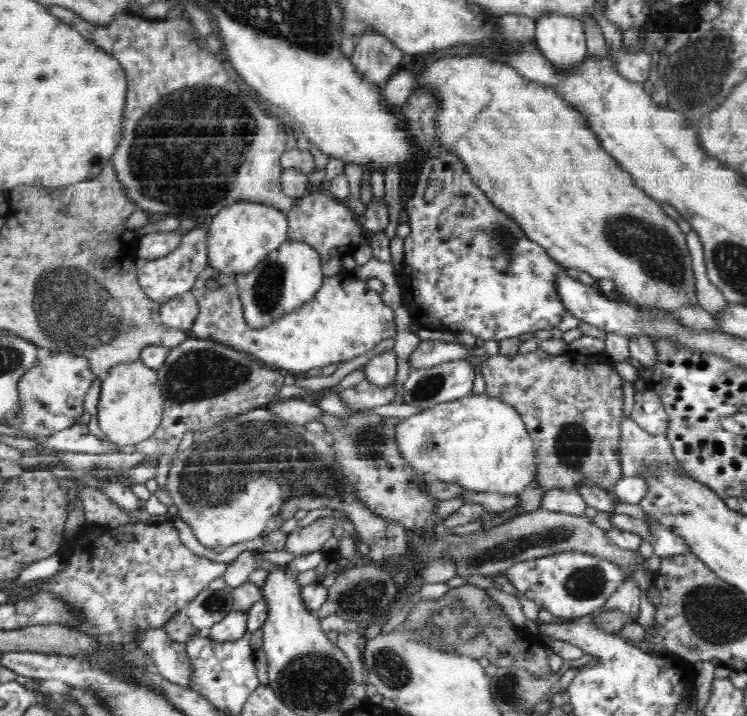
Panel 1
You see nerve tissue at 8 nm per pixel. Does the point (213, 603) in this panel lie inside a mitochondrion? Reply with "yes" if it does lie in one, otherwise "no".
yes

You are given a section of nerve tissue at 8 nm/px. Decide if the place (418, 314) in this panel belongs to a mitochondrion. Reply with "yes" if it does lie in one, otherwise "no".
no

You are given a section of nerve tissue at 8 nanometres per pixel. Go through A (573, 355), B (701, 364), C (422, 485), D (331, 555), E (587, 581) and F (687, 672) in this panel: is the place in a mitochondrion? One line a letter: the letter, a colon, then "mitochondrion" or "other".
A: other
B: other
C: other
D: other
E: mitochondrion
F: other

